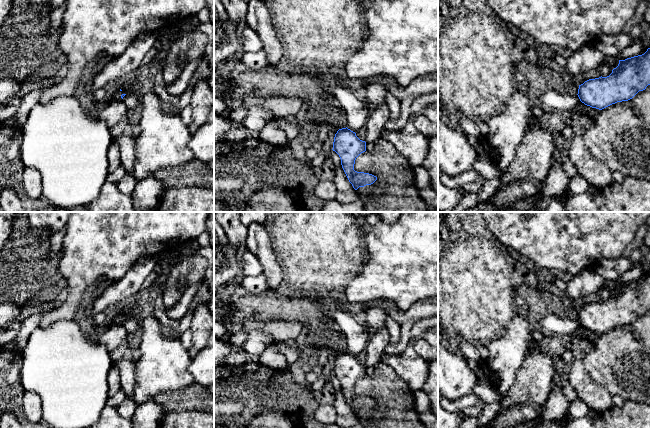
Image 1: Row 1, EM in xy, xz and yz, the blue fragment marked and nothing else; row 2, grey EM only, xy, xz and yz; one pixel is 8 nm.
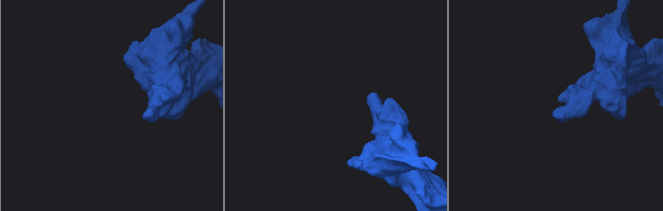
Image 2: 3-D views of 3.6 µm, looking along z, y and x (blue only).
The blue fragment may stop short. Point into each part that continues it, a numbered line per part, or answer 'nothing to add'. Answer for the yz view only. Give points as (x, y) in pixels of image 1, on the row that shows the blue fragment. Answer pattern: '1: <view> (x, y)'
nothing to add

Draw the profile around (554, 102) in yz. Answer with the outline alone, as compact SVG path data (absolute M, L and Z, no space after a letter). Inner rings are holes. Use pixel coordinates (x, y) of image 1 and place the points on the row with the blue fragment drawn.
M554 90L544 92L539 101L544 105L546 112L550 113L569 111L581 102L578 95L561 94Z

